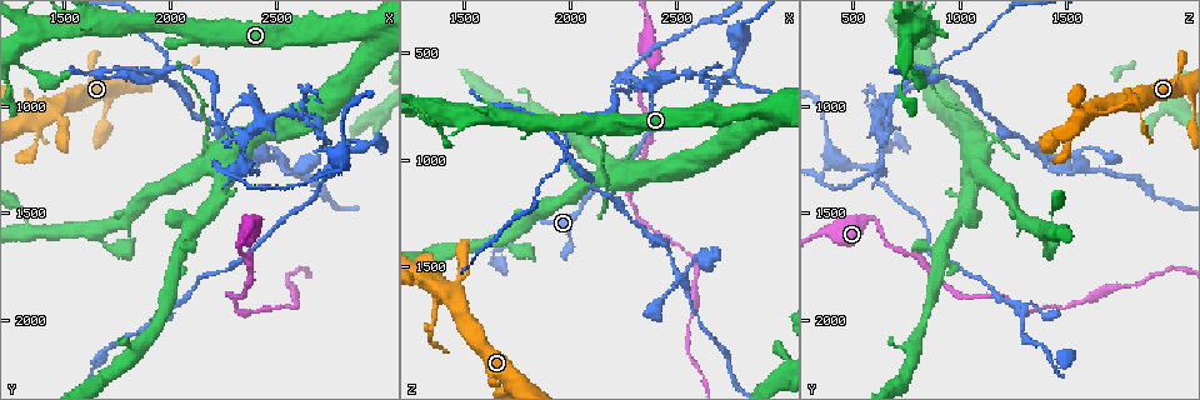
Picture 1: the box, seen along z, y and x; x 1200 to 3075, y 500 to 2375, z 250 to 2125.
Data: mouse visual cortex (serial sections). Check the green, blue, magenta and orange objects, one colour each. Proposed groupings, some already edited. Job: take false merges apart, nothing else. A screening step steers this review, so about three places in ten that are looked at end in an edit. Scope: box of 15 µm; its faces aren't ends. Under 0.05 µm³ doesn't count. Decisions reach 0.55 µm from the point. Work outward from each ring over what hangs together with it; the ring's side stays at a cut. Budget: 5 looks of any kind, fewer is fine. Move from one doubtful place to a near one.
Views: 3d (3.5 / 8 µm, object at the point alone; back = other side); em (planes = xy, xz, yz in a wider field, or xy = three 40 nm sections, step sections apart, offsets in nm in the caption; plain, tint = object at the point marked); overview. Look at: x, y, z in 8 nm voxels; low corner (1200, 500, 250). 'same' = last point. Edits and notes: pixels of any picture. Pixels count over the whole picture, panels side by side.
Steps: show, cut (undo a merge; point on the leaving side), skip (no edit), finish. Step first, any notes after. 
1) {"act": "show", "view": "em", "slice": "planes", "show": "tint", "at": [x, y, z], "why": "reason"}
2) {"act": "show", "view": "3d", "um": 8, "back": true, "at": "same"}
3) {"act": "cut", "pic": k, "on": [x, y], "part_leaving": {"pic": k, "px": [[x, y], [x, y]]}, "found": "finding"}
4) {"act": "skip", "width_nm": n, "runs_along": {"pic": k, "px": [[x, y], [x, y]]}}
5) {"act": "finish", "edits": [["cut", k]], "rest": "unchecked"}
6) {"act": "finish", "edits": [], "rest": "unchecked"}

{"act": "show", "view": "em", "slice": "xy", "step": 3, "show": "tint", "at": [2400, 1510, 590], "why": "sharp bend"}

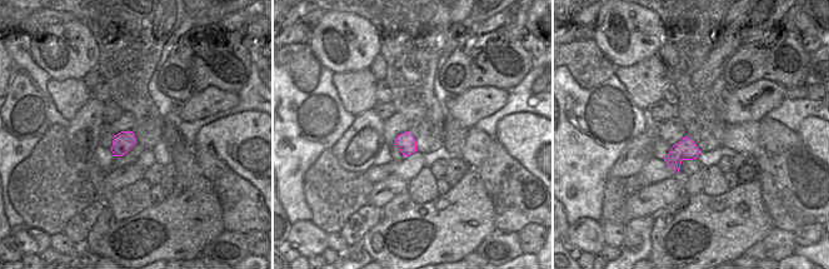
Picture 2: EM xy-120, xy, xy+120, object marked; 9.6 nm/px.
{"act": "show", "view": "3d", "um": 3.5, "at": "same"}

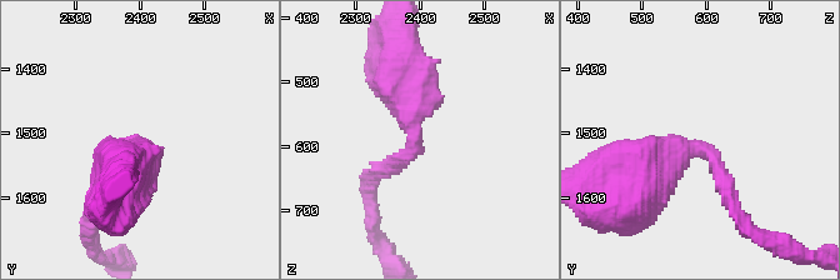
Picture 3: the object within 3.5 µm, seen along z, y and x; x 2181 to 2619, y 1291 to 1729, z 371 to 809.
{"act": "skip", "arm_widths_nm": [200, 700], "found": "all the same cell"}

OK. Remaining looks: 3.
{"act": "show", "view": "3d", "um": 8, "at": [1850, 2070, 1290], "why": "narrows sharply"}

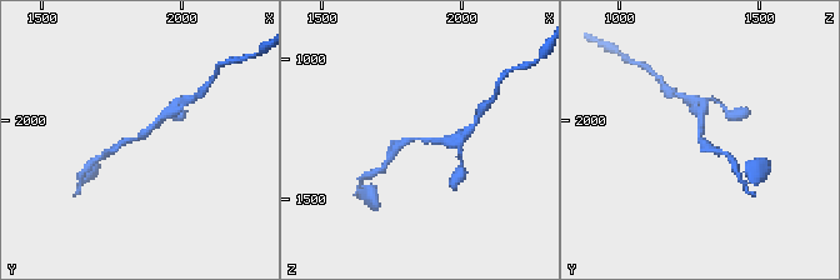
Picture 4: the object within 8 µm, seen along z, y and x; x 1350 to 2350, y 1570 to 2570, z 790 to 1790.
{"act": "show", "view": "3d", "um": 3.5, "back": true, "at": [1840, 2080, 1290], "why": "closer look"}

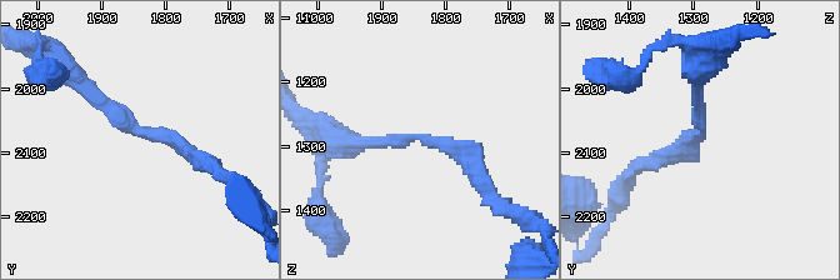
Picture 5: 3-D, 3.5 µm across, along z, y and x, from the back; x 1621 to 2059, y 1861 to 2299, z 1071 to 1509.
{"act": "show", "view": "em", "slice": "xy", "step": 3, "show": "tint", "at": [1840, 2070, 1290], "arm_widths_nm": [150, 200]}

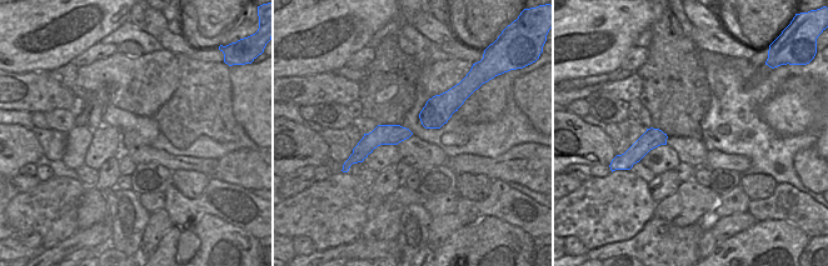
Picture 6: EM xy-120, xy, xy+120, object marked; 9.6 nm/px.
{"act": "skip", "runs_along": {"pic": 5, "px": [[75, 75], [129, 125], [198, 159]]}, "found": "continuous, no second cell"}

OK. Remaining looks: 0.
{"act": "finish", "edits": [], "rest": "unchecked"}

